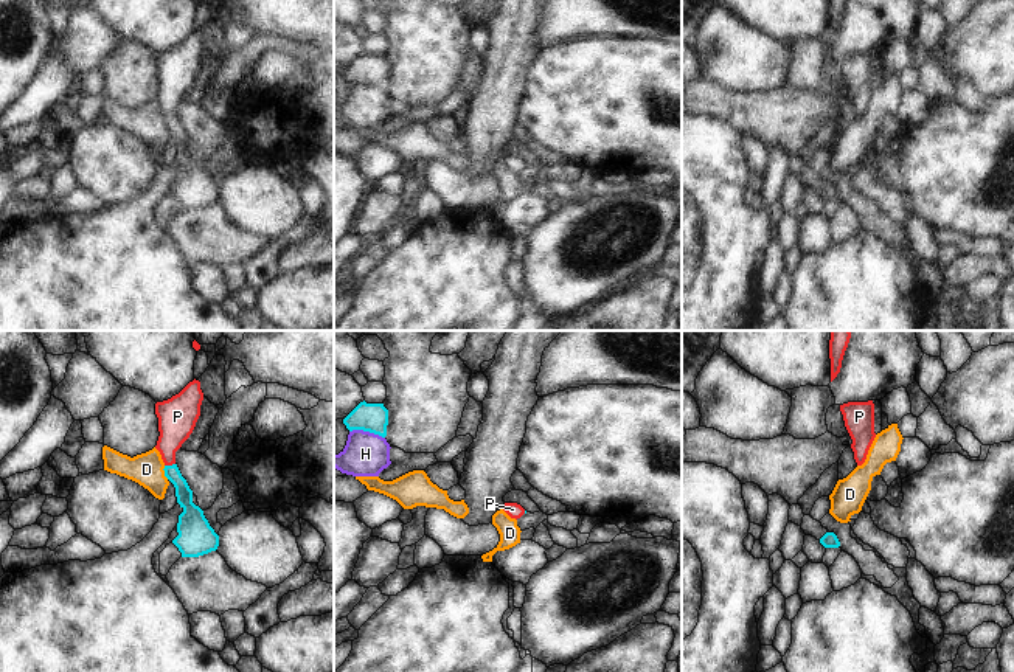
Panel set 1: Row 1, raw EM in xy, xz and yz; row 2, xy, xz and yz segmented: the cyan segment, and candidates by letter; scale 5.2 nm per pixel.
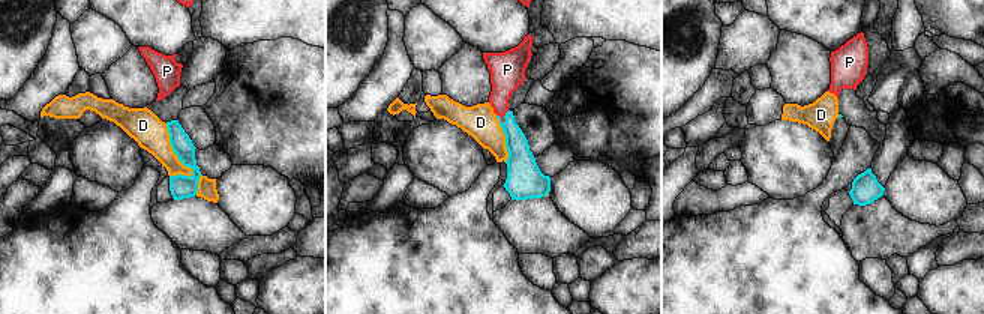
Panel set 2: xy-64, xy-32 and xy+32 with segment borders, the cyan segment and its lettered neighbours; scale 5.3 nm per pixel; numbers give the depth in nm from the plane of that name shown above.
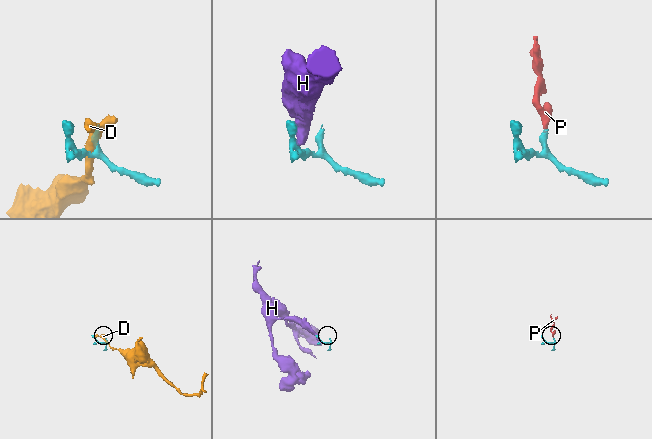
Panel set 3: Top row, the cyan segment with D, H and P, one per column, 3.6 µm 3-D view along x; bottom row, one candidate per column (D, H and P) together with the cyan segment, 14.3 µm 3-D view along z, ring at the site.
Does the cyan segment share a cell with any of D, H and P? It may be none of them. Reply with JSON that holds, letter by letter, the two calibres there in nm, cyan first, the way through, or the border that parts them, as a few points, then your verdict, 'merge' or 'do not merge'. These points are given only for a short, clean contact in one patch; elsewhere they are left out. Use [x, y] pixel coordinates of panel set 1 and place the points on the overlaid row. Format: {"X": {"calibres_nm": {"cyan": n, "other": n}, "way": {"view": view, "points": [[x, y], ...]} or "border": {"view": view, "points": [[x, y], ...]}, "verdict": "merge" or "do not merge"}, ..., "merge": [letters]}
{"D": {"calibres_nm": {"cyan": 90, "other": 170}, "verdict": "do not merge"}, "H": {"calibres_nm": {"cyan": 150, "other": 220}, "border": {"view": "xz", "points": [[350, 430], [368, 430], [384, 438]]}, "verdict": "do not merge"}, "P": {"calibres_nm": {"cyan": 90, "other": 190}, "way": {"view": "xy", "points": [[184, 494], [170, 466], [170, 439], [177, 419]]}, "verdict": "merge"}, "merge": ["P"]}

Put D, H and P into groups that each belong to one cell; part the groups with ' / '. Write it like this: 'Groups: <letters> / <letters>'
Groups: D / H / P

